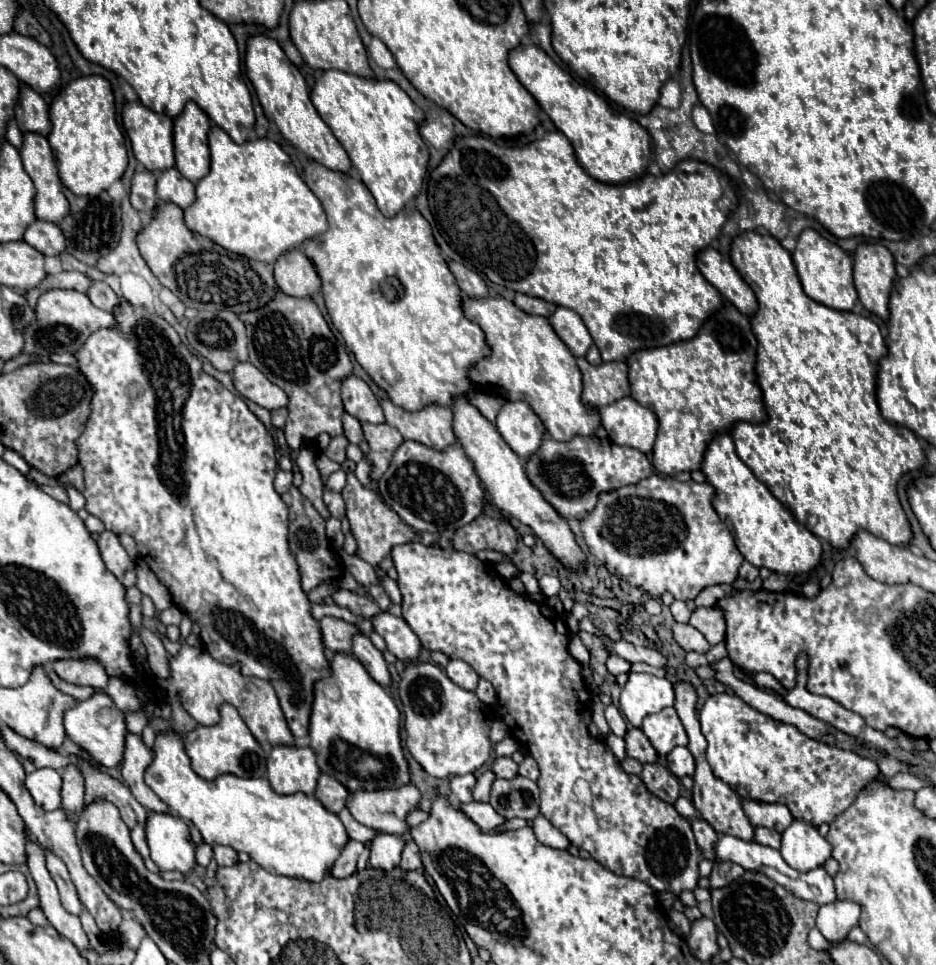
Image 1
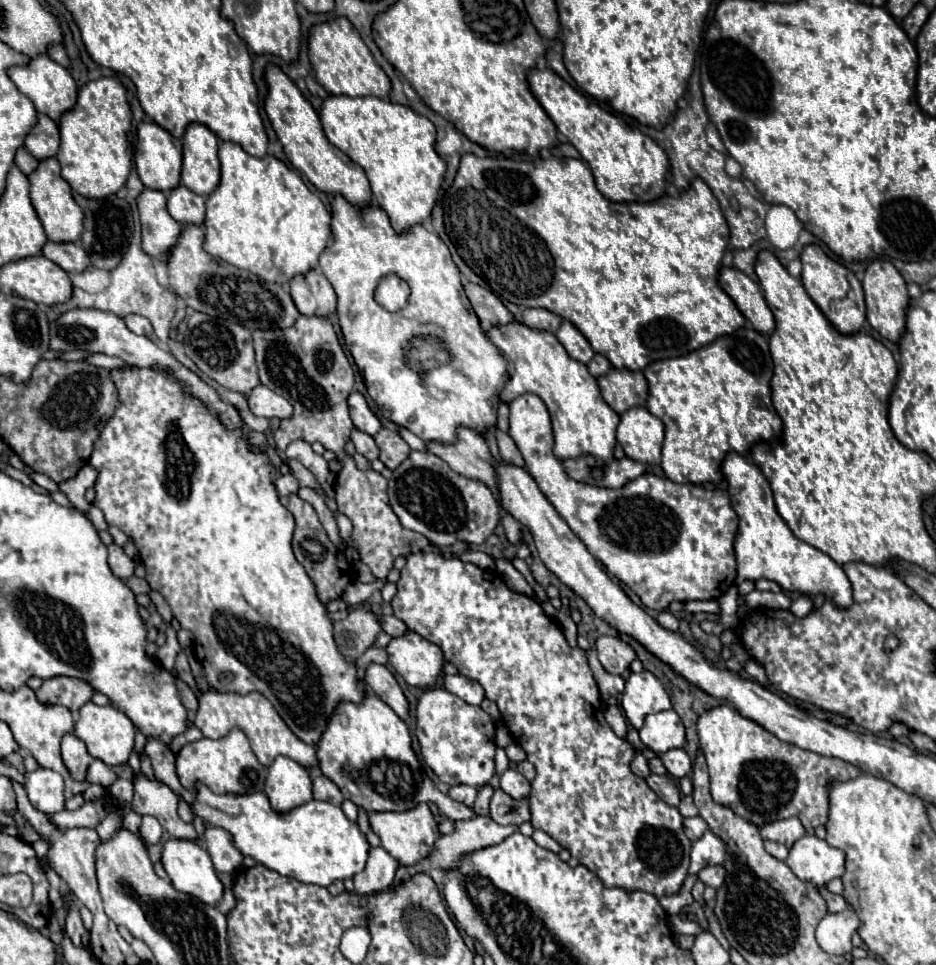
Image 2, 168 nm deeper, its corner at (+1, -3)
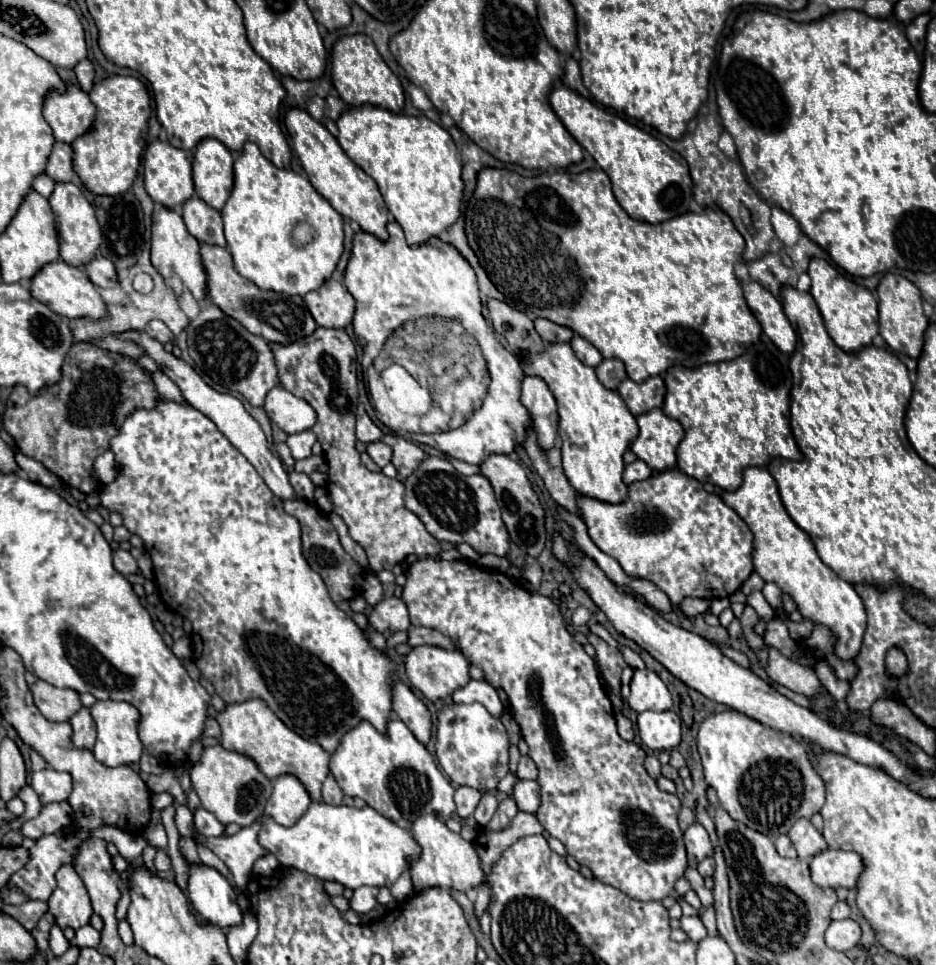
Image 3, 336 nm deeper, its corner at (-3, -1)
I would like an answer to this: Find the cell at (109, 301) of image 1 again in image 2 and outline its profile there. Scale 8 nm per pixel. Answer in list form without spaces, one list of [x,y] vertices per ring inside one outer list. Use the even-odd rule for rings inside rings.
[[[130,315],[130,317],[124,317],[126,325],[130,331],[138,333],[138,335],[150,335],[152,333],[152,325],[146,317],[140,317],[140,315]]]

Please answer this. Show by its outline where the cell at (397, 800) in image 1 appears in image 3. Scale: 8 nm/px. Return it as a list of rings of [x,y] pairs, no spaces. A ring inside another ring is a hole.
[[[422,815],[410,821],[410,833],[422,849],[420,857],[408,859],[414,889],[420,891],[426,887],[446,887],[468,891],[470,887],[478,887],[484,881],[484,873],[480,869],[480,861],[476,857],[476,851],[472,849],[472,843],[464,841],[458,833],[450,831],[446,823],[440,821],[436,815]]]

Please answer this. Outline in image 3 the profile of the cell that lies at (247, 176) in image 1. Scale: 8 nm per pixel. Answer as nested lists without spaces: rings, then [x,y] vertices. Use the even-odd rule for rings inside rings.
[[[246,143],[234,159],[234,189],[220,213],[224,219],[224,233],[234,269],[260,289],[292,295],[304,295],[312,289],[318,289],[332,275],[344,249],[342,215],[310,185],[306,177],[294,173],[292,169],[274,167],[254,143]],[[298,223],[308,223],[314,229],[310,243],[298,245],[292,241],[292,231]]]

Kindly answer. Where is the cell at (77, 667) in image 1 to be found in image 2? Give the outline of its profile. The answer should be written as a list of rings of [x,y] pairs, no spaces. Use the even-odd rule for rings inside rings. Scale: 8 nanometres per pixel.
[[[54,677],[46,679],[42,687],[36,691],[36,697],[44,705],[62,705],[68,707],[72,713],[78,713],[84,703],[88,703],[94,695],[94,689],[72,677]]]

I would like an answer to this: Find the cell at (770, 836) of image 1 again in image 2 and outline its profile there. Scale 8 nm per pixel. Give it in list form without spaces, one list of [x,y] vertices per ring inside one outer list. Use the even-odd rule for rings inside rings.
[[[764,841],[764,845],[766,845],[766,851],[768,851],[772,857],[776,857],[776,859],[780,859],[780,861],[786,861],[786,857],[788,857],[788,847],[786,847],[786,845],[776,843],[776,841]]]

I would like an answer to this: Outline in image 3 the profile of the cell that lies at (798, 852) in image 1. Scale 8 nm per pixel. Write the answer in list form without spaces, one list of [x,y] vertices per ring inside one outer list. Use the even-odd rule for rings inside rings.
[[[824,849],[810,859],[810,877],[820,887],[856,887],[856,879],[862,873],[864,863],[858,853]]]

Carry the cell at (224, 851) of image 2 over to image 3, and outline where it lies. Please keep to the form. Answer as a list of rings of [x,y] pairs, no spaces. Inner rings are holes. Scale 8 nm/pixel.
[[[198,809],[194,813],[194,825],[196,825],[196,829],[200,829],[200,833],[210,835],[210,837],[226,833],[226,827],[212,813],[208,813],[206,809]]]

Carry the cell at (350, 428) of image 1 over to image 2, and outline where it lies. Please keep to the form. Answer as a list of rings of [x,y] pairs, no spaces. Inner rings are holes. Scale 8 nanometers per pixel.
[[[354,429],[354,431],[352,431],[352,443],[354,443],[356,451],[358,451],[360,455],[364,455],[368,461],[378,459],[380,451],[378,451],[378,447],[376,447],[376,443],[374,443],[374,439],[372,439],[370,435]]]

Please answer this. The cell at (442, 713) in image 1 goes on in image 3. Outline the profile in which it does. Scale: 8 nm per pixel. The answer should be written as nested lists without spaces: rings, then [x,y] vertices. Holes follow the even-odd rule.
[[[448,701],[438,713],[436,757],[442,771],[454,785],[468,785],[480,793],[496,789],[498,781],[508,773],[508,735],[498,717],[492,717],[484,705]]]

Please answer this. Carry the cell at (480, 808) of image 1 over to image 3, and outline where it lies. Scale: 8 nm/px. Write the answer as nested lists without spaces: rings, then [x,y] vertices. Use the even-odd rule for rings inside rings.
[[[390,719],[384,733],[376,731],[372,723],[360,721],[342,735],[340,745],[330,757],[330,773],[346,795],[364,799],[372,809],[392,821],[410,821],[428,813],[448,819],[456,813],[454,787],[436,767],[428,749],[400,719]]]

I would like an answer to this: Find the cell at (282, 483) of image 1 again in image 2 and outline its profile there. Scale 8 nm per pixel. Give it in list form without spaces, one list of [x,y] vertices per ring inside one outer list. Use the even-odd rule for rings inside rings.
[[[280,475],[276,481],[274,481],[274,485],[276,485],[276,491],[278,491],[278,495],[290,495],[290,493],[298,493],[298,481],[294,479],[294,475]]]

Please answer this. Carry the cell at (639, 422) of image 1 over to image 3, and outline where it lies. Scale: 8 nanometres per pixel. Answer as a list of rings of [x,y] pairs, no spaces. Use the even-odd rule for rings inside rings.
[[[652,409],[648,413],[642,413],[636,417],[638,423],[638,435],[636,439],[630,443],[630,451],[642,459],[644,463],[648,463],[652,469],[656,471],[664,471],[664,469],[672,469],[676,465],[676,447],[684,437],[684,429],[676,419],[666,417],[660,409]]]

